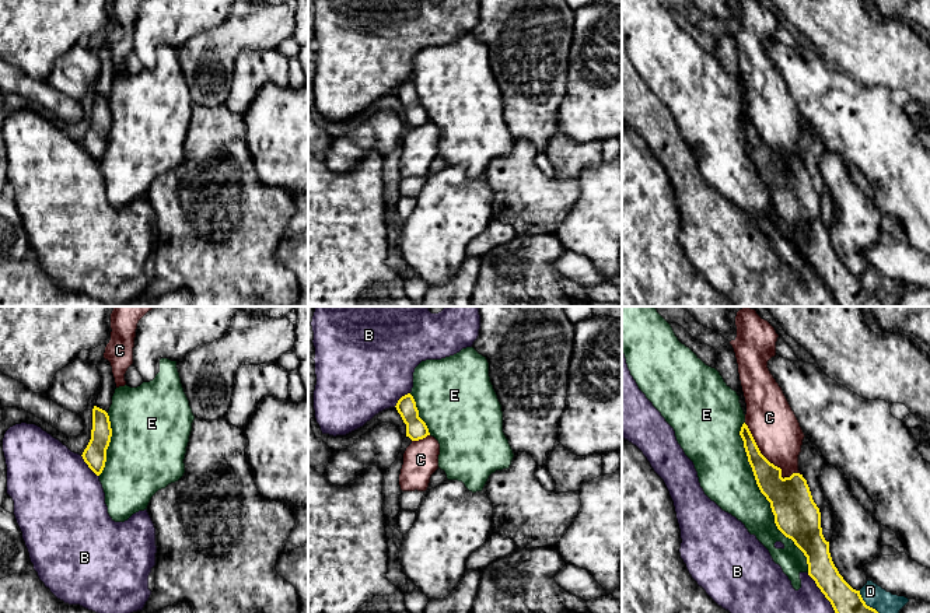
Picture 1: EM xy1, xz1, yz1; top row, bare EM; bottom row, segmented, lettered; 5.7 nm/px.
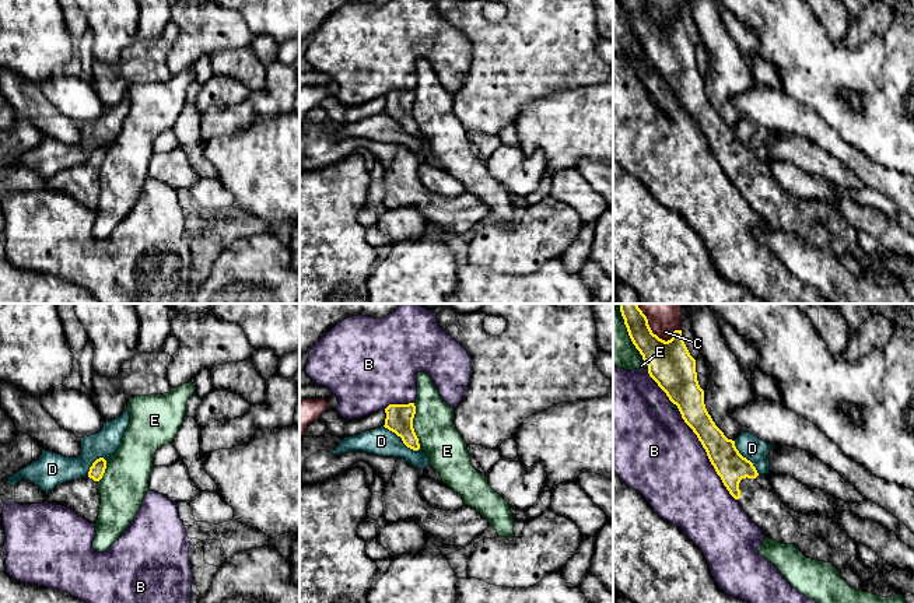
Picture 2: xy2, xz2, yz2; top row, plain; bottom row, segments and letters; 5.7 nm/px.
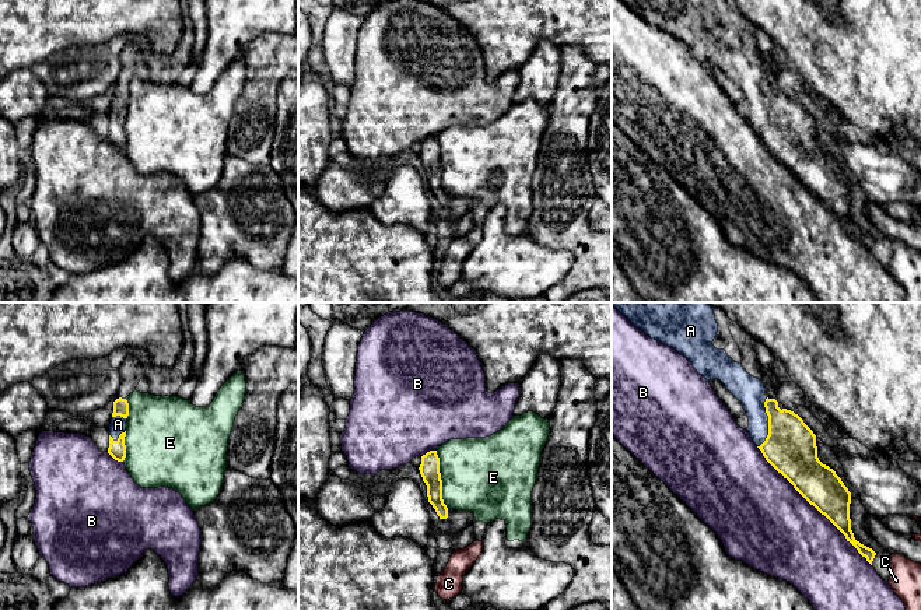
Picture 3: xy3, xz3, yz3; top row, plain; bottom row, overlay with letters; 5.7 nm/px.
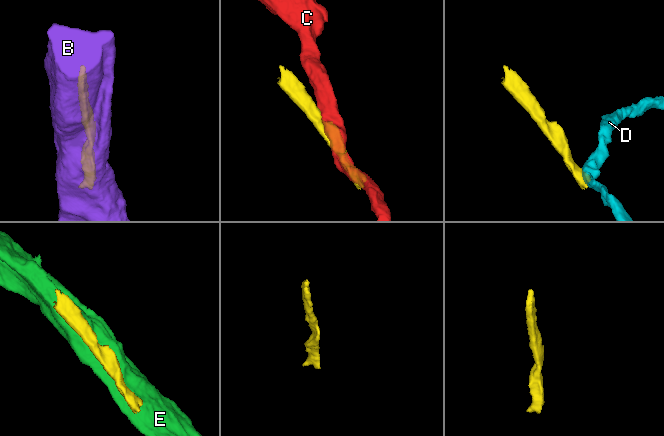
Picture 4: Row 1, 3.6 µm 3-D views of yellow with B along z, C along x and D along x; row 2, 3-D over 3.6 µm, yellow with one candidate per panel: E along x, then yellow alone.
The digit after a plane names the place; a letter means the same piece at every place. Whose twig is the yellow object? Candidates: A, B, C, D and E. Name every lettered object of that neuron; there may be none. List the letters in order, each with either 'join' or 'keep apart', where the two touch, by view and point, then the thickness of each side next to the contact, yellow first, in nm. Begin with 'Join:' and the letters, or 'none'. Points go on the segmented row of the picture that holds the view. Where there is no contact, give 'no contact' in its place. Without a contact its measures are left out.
Join: A
A: join; contact yz3 (769, 423); calibres 300 and 170 nm
B: keep apart; contact yz3 (813, 505); calibres 240 and 480 nm
C: keep apart; contact yz1 (768, 461); calibres 240 and 280 nm
D: keep apart; contact xz2 (402, 440); calibres 160 and 160 nm
E: keep apart; contact yz1 (765, 496); calibres 260 and 300 nm

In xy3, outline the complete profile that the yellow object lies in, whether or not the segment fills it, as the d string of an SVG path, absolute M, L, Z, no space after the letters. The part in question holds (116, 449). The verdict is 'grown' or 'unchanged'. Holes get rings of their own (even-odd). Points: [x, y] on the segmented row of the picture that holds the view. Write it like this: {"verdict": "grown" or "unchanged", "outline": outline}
{"verdict": "grown", "outline": "M116 399L113 402L113 413L109 424L109 448L108 453L118 462L126 458L126 421L129 416L129 403L126 399Z"}

